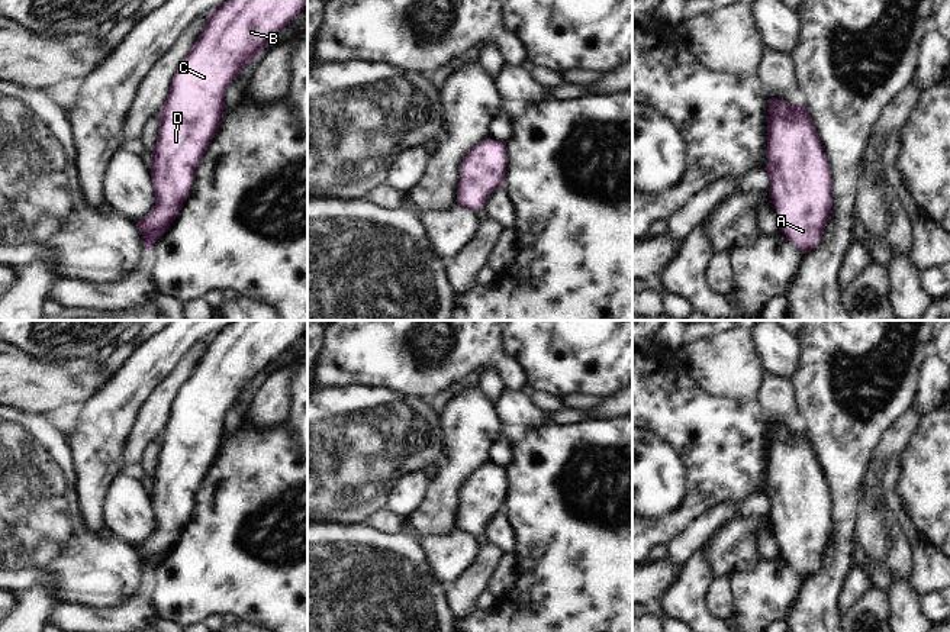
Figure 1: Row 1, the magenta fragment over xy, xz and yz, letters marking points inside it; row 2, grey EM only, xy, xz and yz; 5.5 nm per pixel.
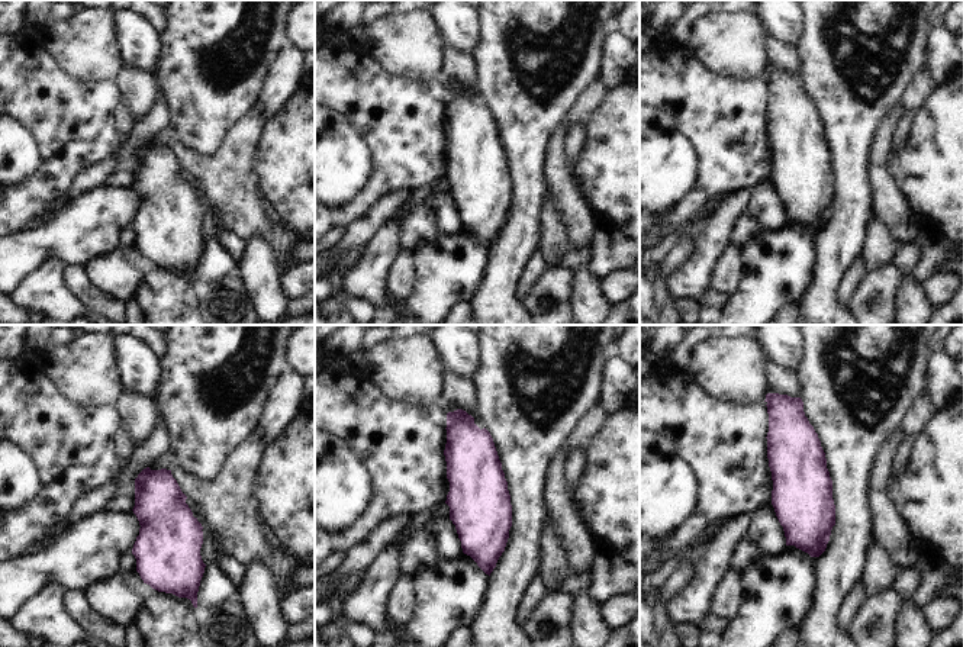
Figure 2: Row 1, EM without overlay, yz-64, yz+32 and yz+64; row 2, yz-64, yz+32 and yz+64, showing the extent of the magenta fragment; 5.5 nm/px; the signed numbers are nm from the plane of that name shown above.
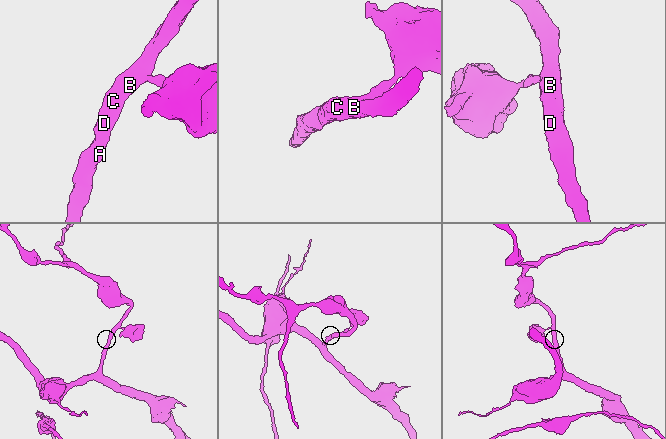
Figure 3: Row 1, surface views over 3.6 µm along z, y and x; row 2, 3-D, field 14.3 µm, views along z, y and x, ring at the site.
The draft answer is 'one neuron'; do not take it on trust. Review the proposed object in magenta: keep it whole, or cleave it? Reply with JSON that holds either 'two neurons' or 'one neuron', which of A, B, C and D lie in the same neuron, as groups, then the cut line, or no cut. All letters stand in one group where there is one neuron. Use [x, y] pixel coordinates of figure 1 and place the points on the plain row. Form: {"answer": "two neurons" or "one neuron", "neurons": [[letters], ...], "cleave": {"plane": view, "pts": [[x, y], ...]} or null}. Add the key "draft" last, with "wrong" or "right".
{"answer": "one neuron", "neurons": [["A", "B", "C", "D"]], "cleave": null, "draft": "right"}

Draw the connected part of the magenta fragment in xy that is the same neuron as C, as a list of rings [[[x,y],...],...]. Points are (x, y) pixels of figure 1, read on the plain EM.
[[[234,320],[207,339],[158,436],[161,451],[151,490],[155,531],[136,546],[145,575],[152,574],[190,520],[194,494],[222,448],[229,409],[306,329],[307,320]]]

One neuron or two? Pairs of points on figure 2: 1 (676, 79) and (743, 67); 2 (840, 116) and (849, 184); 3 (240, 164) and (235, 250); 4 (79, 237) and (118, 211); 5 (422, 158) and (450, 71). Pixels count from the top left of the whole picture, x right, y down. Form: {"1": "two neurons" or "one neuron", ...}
{"1": "two neurons", "2": "one neuron", "3": "two neurons", "4": "one neuron", "5": "two neurons"}

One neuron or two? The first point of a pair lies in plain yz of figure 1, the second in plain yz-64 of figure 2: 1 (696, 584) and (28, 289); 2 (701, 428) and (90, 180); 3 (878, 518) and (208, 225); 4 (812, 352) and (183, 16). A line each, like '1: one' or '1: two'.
1: one
2: two
3: two
4: one

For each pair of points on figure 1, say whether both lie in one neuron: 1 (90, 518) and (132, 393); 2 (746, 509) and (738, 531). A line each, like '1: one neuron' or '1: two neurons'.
1: one neuron
2: two neurons

